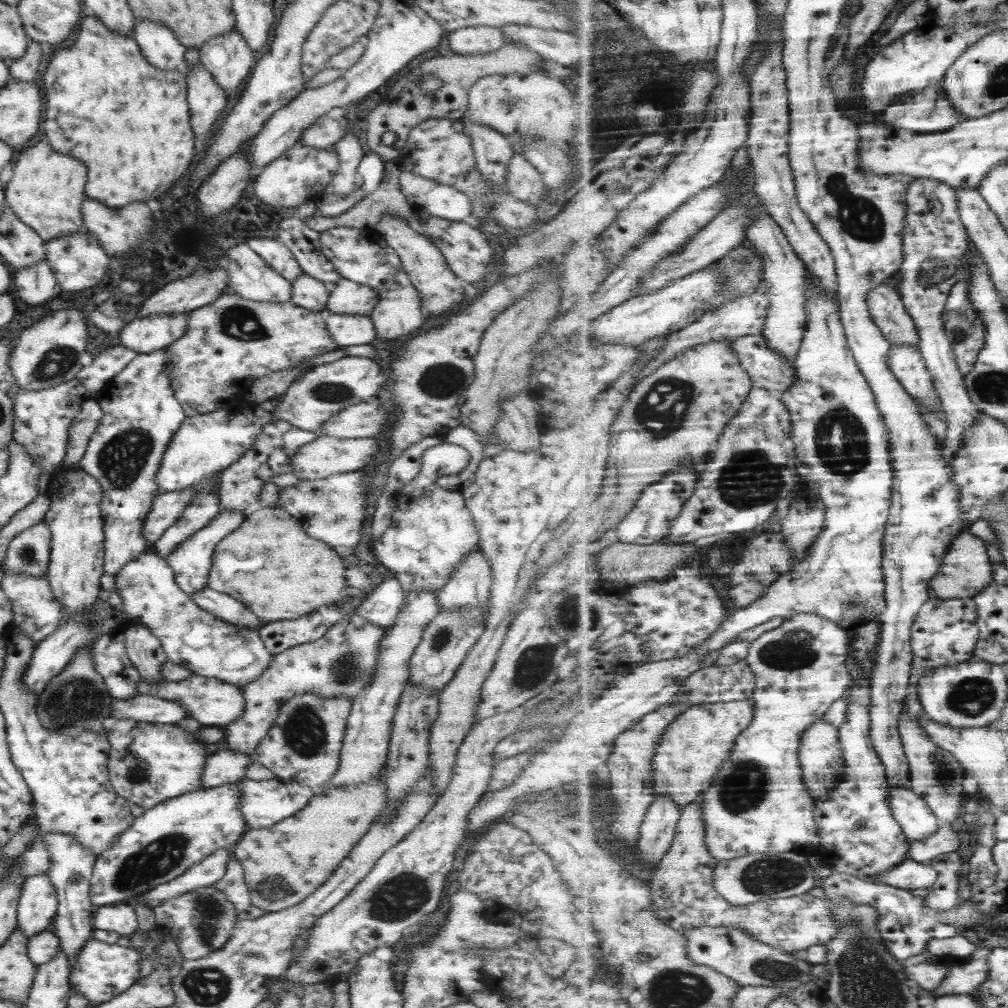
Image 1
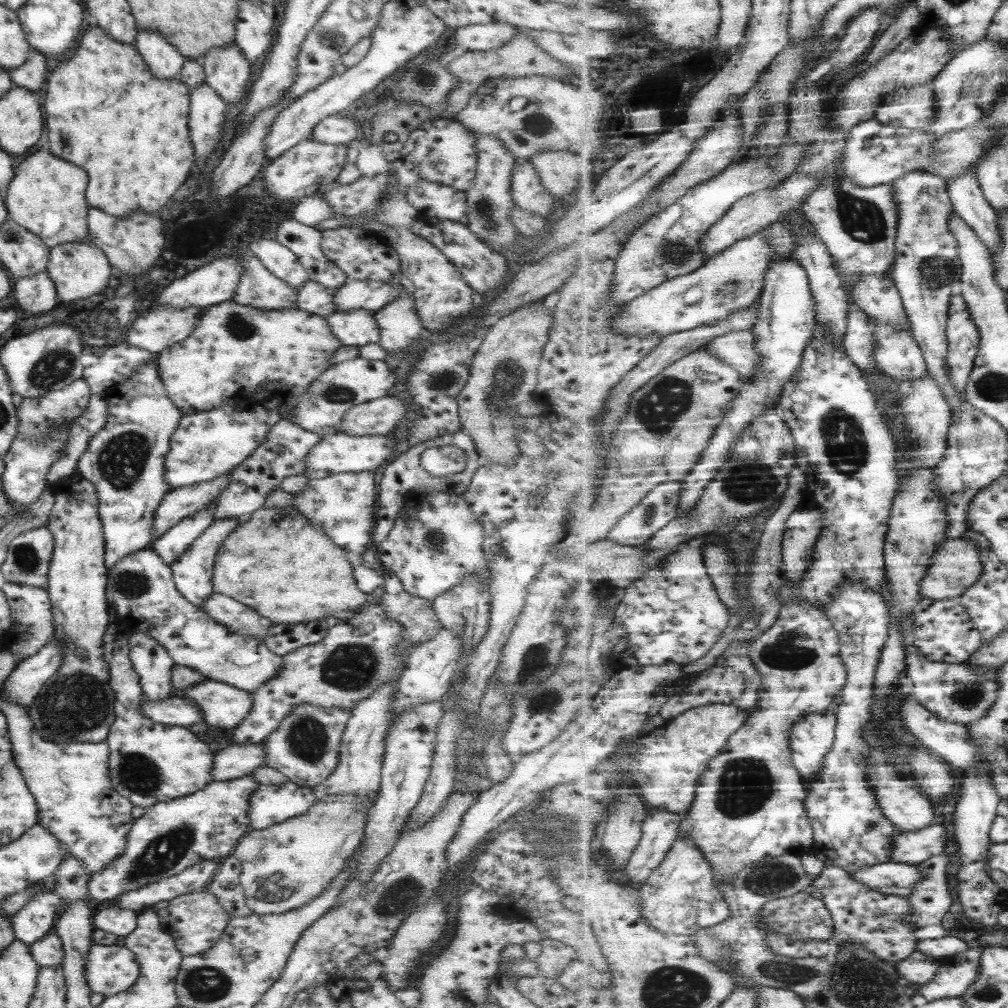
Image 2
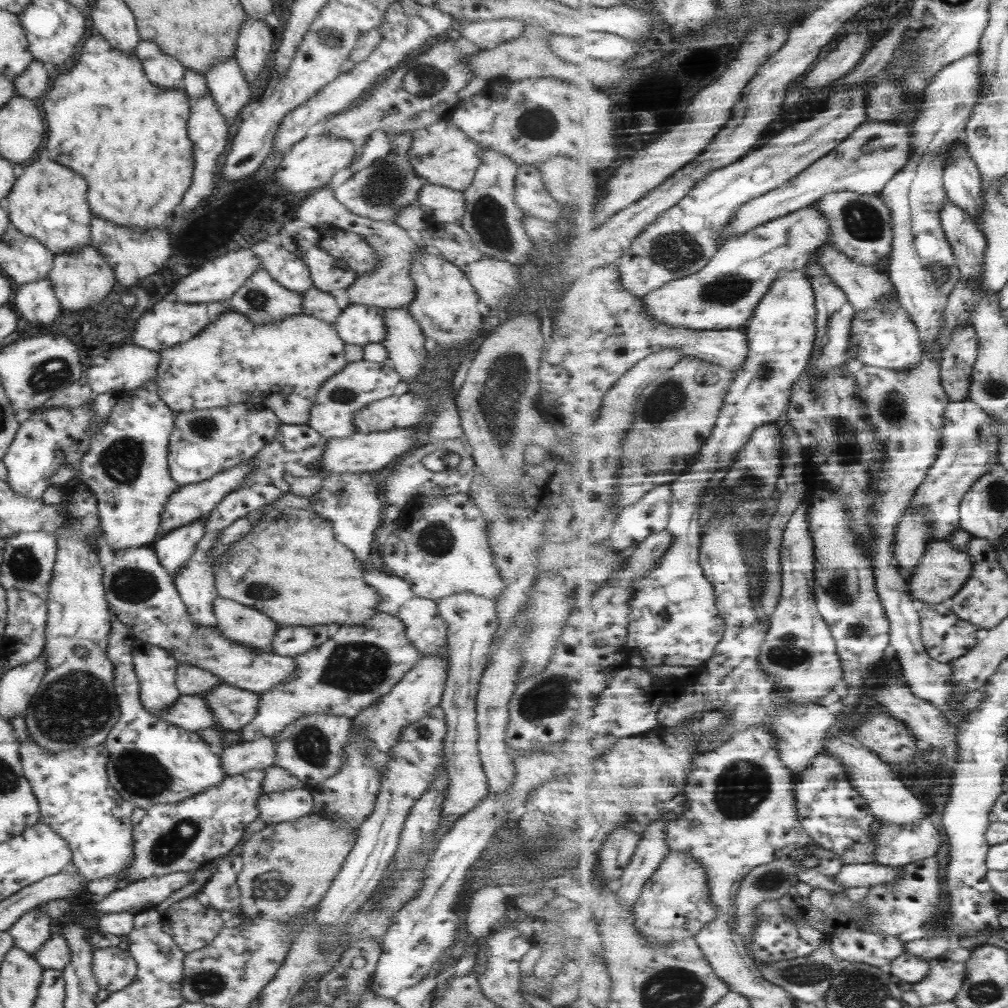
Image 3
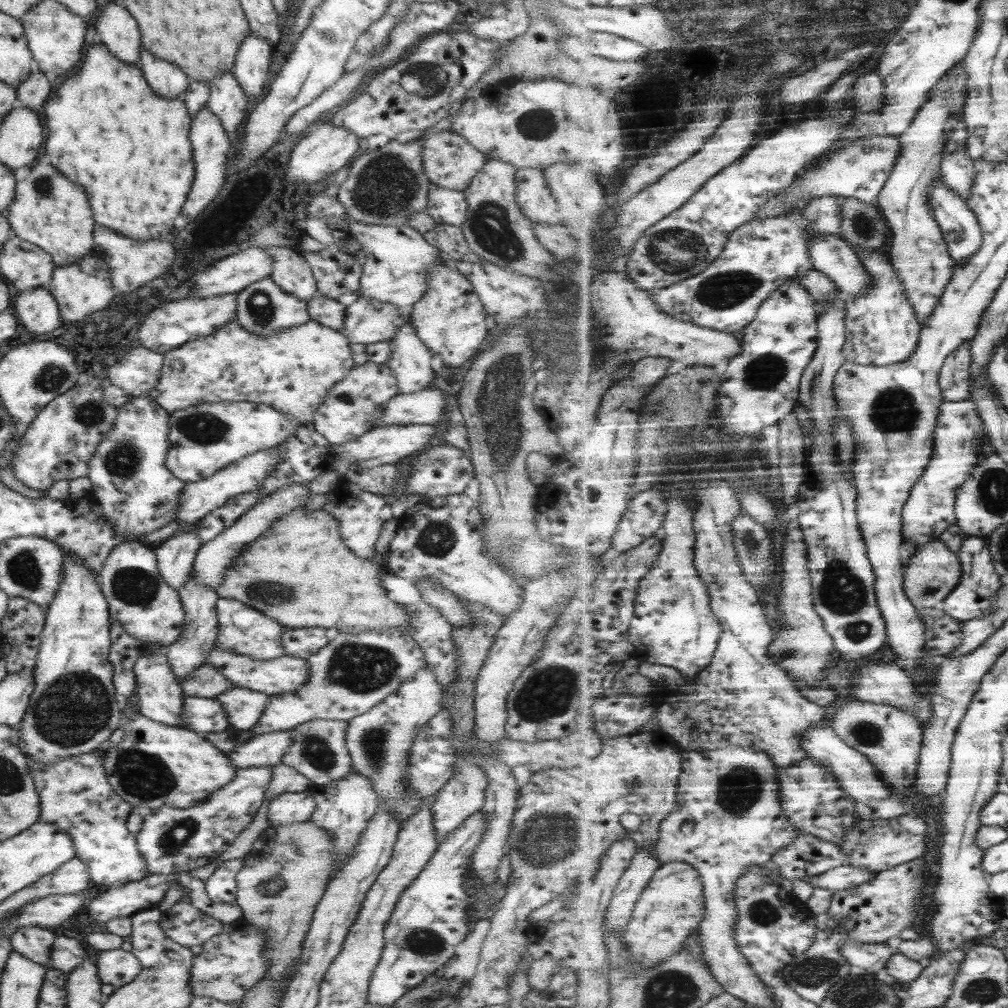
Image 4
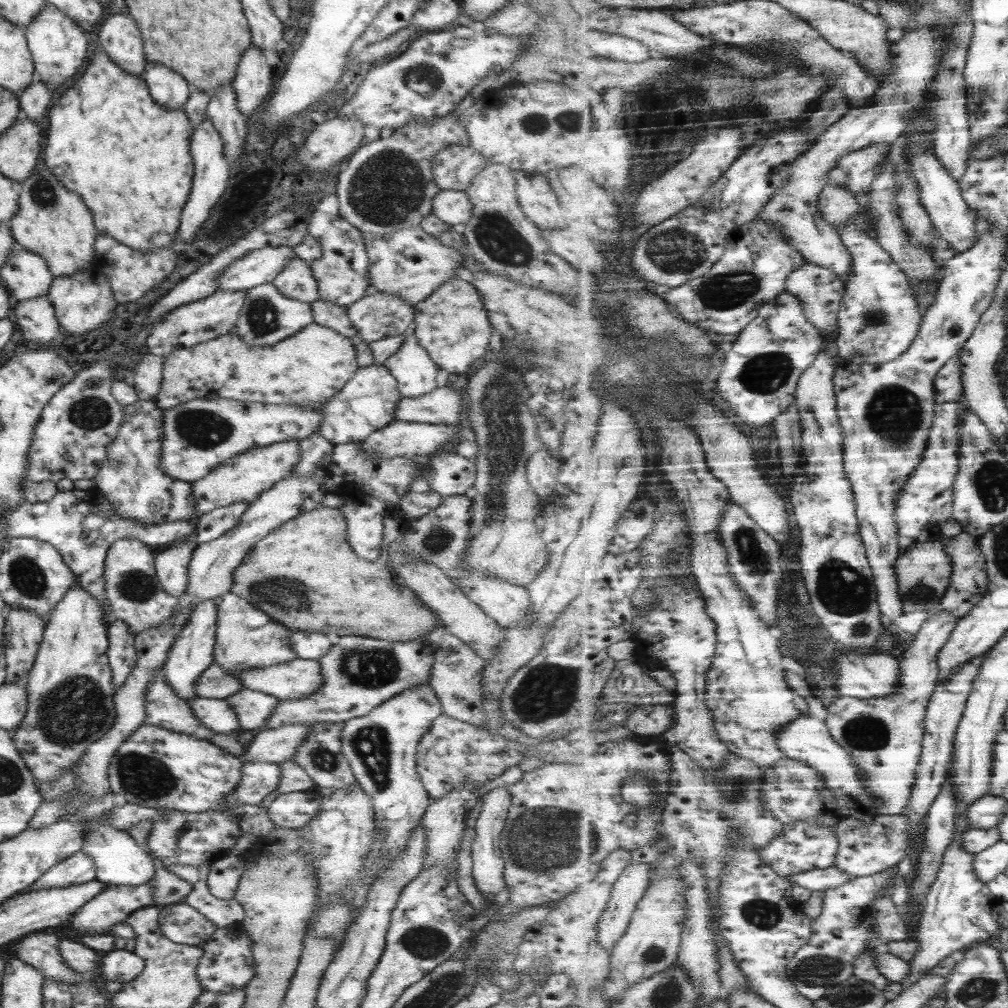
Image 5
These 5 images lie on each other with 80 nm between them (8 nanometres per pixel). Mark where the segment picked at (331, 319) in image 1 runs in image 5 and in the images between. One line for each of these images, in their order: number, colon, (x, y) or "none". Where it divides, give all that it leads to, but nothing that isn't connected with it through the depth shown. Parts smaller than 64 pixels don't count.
2: (354, 328)
3: (359, 325)
4: (366, 321)
5: (375, 316)

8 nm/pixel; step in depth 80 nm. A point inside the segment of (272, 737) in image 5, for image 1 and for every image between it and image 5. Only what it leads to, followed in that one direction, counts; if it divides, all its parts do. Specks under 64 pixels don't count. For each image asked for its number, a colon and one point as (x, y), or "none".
1: (223, 767)
2: (232, 762)
3: (258, 754)
4: (266, 749)

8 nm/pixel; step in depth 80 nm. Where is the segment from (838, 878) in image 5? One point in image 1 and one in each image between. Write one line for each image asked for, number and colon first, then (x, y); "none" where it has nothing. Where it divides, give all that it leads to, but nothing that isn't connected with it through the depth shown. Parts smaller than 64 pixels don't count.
1: (910, 874)
2: (892, 873)
3: (871, 874)
4: (841, 877)

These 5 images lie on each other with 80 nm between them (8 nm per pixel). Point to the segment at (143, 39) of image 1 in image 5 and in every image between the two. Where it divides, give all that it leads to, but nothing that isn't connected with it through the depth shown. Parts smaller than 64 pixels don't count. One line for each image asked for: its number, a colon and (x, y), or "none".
2: (162, 60)
3: (164, 71)
4: (164, 79)
5: (167, 88)

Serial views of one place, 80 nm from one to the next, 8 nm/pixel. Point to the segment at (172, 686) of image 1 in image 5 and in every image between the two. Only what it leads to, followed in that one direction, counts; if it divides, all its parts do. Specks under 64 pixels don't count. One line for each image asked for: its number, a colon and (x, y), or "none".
2: (221, 706)
3: (232, 708)
4: (242, 707)
5: (251, 708)

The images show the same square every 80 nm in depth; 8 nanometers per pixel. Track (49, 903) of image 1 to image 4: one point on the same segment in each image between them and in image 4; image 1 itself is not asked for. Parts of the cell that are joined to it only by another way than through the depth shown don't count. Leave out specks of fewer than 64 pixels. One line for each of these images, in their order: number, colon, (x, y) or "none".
2: (34, 919)
3: (31, 929)
4: (34, 943)

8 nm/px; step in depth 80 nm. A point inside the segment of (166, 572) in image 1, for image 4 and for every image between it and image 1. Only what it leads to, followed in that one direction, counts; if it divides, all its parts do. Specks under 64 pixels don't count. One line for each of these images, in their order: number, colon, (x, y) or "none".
2: (143, 595)
3: (140, 593)
4: (148, 609)

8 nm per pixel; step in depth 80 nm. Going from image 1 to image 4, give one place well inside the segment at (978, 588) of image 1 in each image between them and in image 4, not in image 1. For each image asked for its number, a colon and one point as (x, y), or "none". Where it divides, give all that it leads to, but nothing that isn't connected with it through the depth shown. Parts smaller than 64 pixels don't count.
2: (956, 566)
3: (943, 570)
4: (931, 574)

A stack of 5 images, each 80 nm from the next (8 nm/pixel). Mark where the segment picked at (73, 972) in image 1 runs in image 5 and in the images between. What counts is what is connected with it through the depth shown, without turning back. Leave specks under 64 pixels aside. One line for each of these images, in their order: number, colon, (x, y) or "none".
2: (108, 970)
3: (113, 968)
4: (116, 967)
5: (118, 965)

